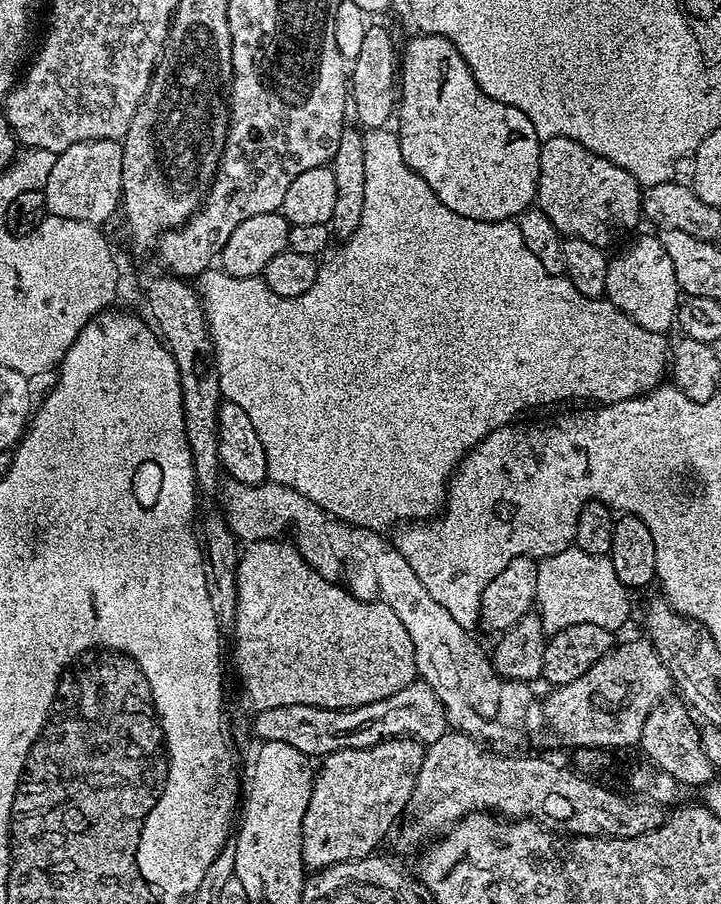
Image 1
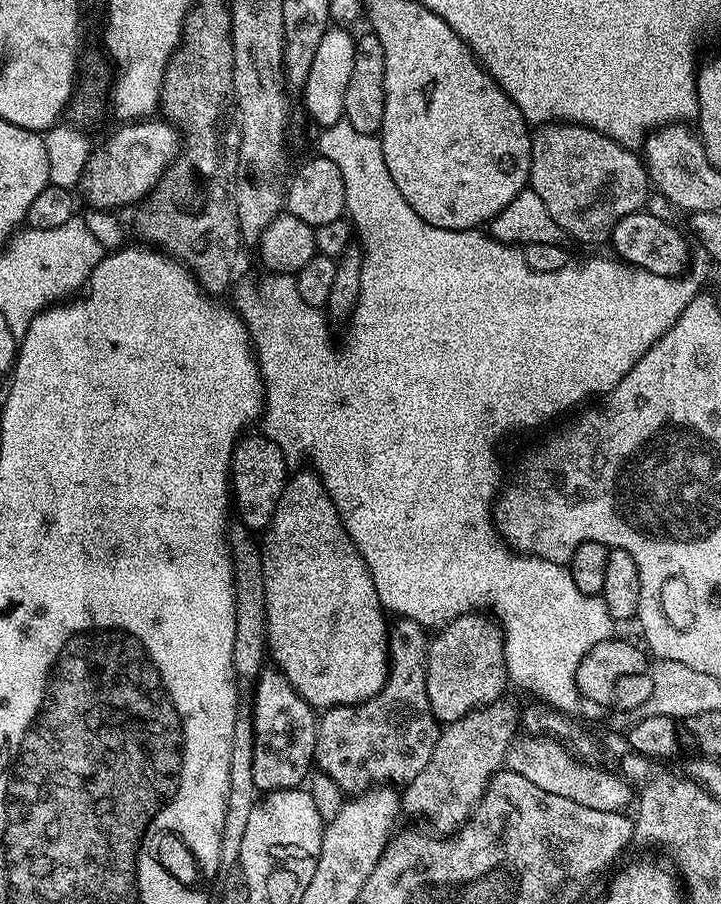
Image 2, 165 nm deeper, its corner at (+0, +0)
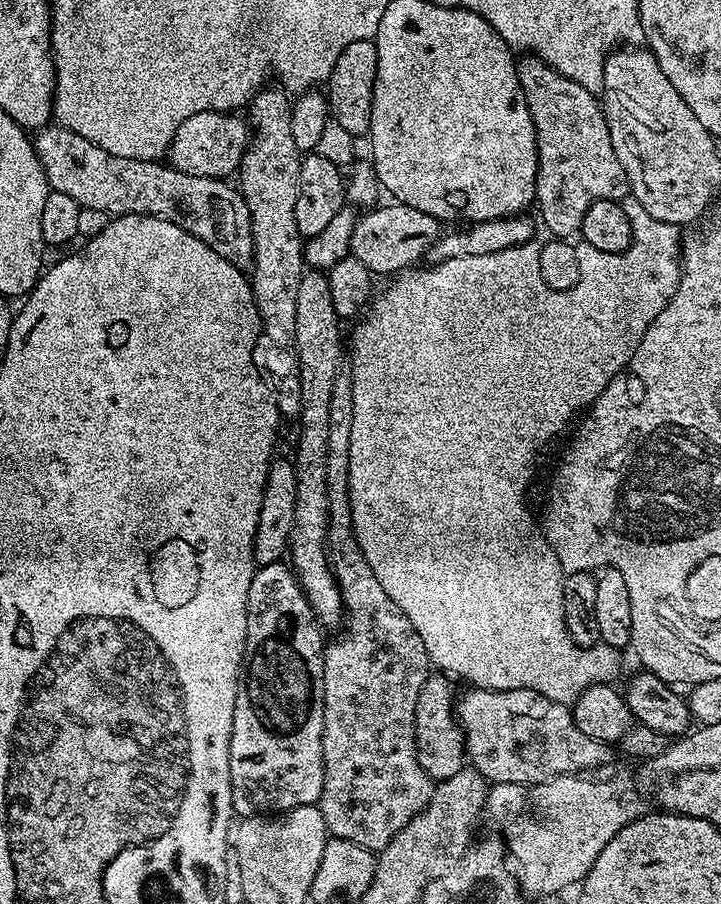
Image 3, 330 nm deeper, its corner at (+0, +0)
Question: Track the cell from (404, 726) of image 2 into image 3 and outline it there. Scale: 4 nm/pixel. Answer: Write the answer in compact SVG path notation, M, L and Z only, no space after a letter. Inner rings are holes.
M341 366L336 369L334 391L330 394L330 430L326 437L326 498L328 499L326 547L328 549L328 562L332 565L332 573L344 603L344 619L342 621L343 631L339 633L341 636L337 640L329 639L324 650L324 673L322 674L322 686L324 687L324 725L322 726L324 781L322 782L322 794L318 807L324 824L332 836L346 838L350 842L358 842L358 846L379 854L427 806L432 797L434 782L426 774L426 770L422 770L416 753L416 707L418 706L418 694L422 694L422 686L428 681L430 675L430 661L426 654L426 646L422 646L422 638L418 638L418 630L414 630L414 626L410 626L410 618L406 618L406 614L398 606L398 602L394 602L394 598L390 598L390 594L386 594L386 590L382 590L378 577L374 575L374 570L370 570L370 562L366 562L366 558L362 554L362 546L358 546L356 541L356 535L352 529L352 515L350 514L350 429L352 427L354 427L352 369L348 366Z

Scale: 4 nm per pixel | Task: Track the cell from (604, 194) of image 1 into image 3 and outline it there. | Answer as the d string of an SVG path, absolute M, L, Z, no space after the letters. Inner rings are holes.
M525 55L517 63L516 73L520 83L520 91L526 98L526 106L530 110L530 118L536 131L536 153L538 154L538 170L536 171L535 207L540 207L540 220L549 228L556 238L572 238L579 233L582 218L590 206L599 200L615 200L617 202L629 195L626 170L622 170L622 162L618 162L618 154L614 154L614 146L610 142L610 130L606 126L606 118L601 101L593 92L578 86L570 78L558 74L546 62L537 56Z

